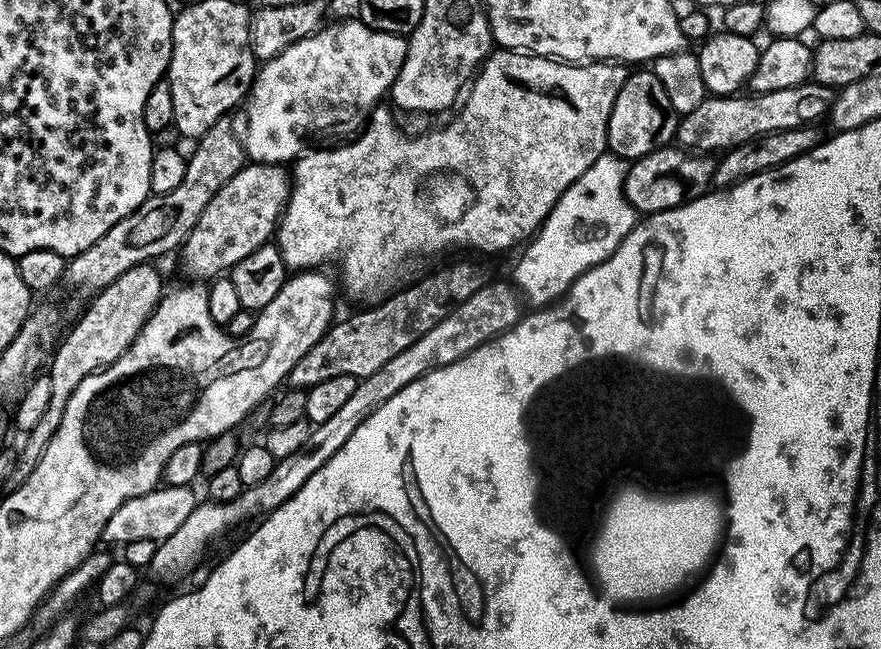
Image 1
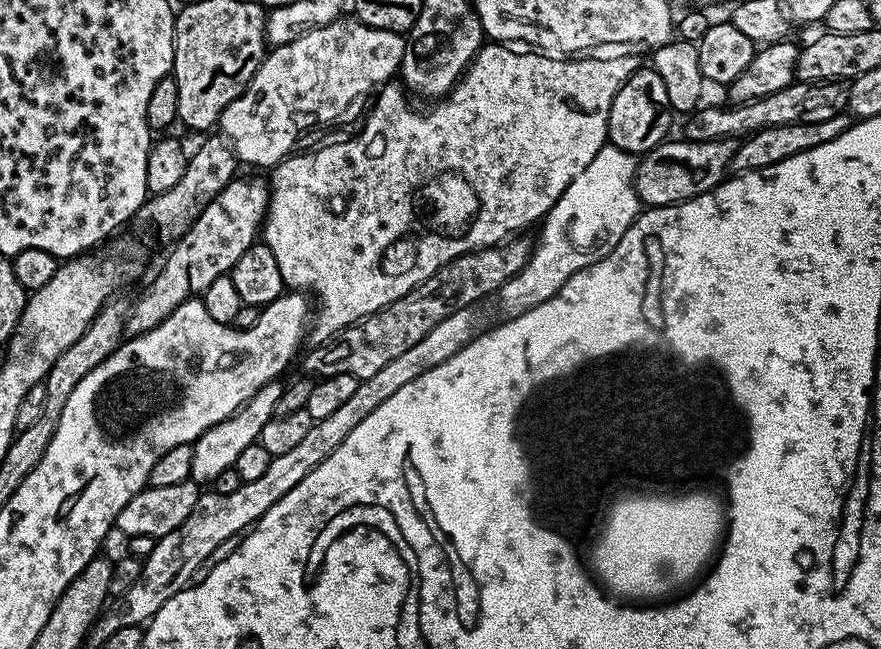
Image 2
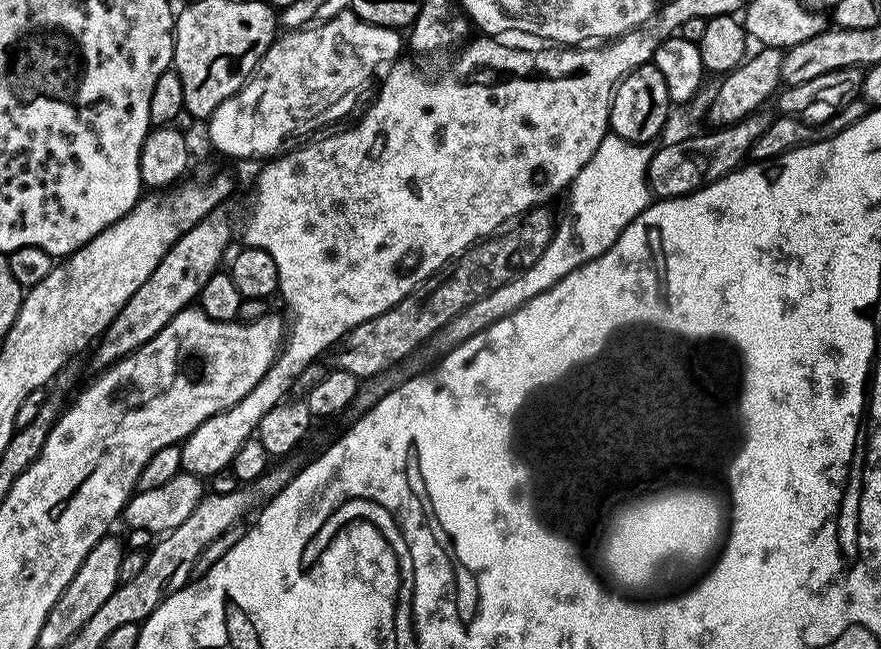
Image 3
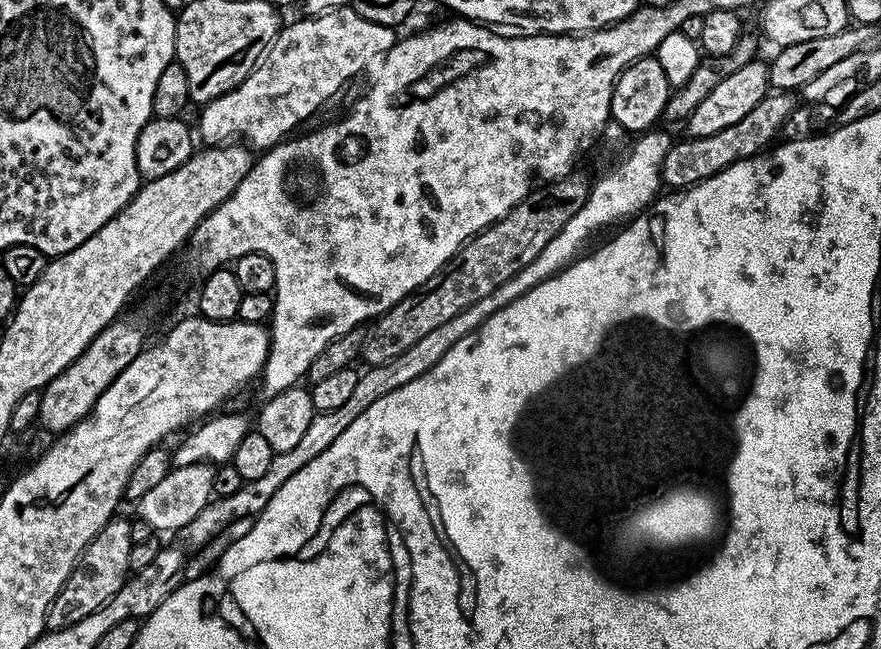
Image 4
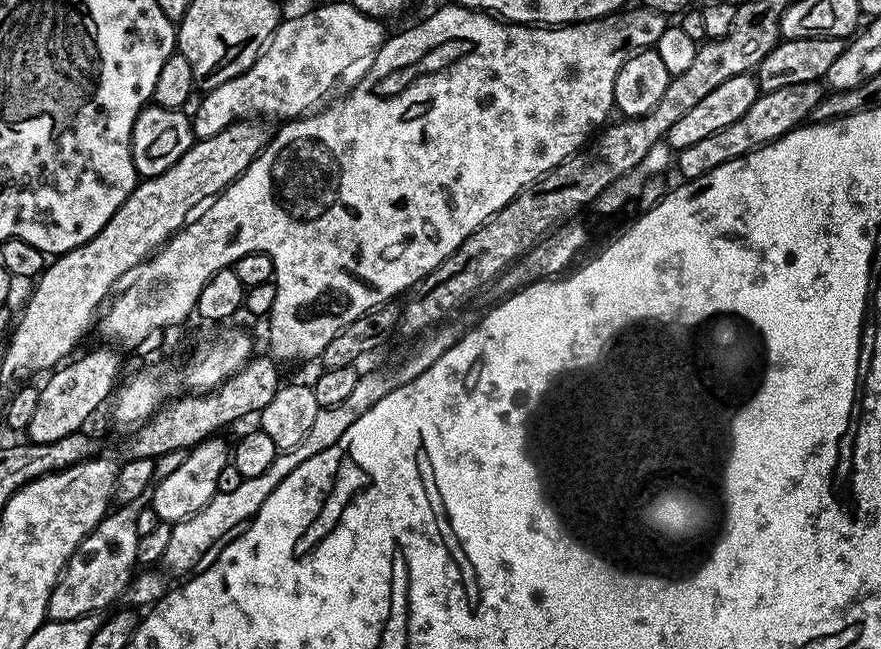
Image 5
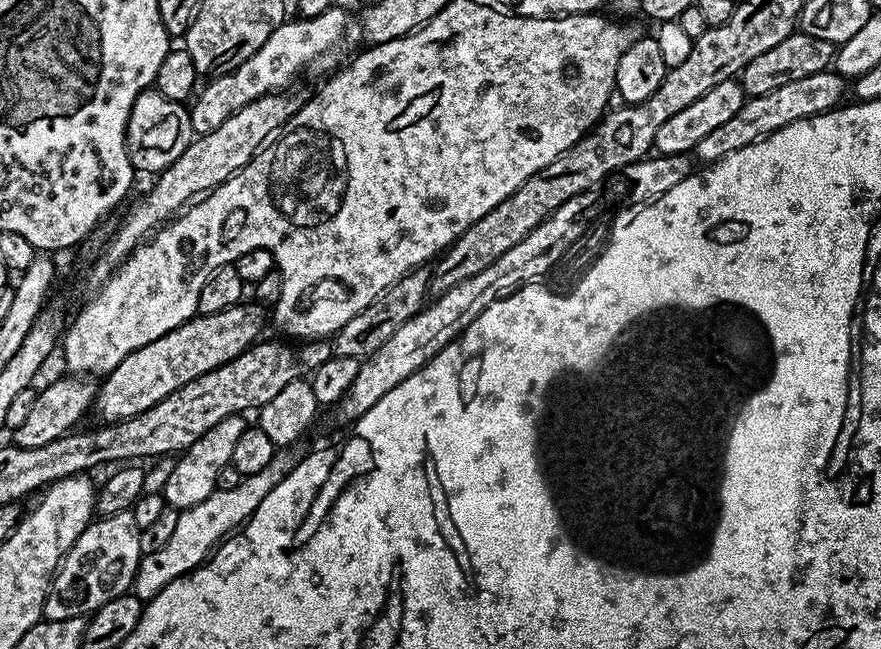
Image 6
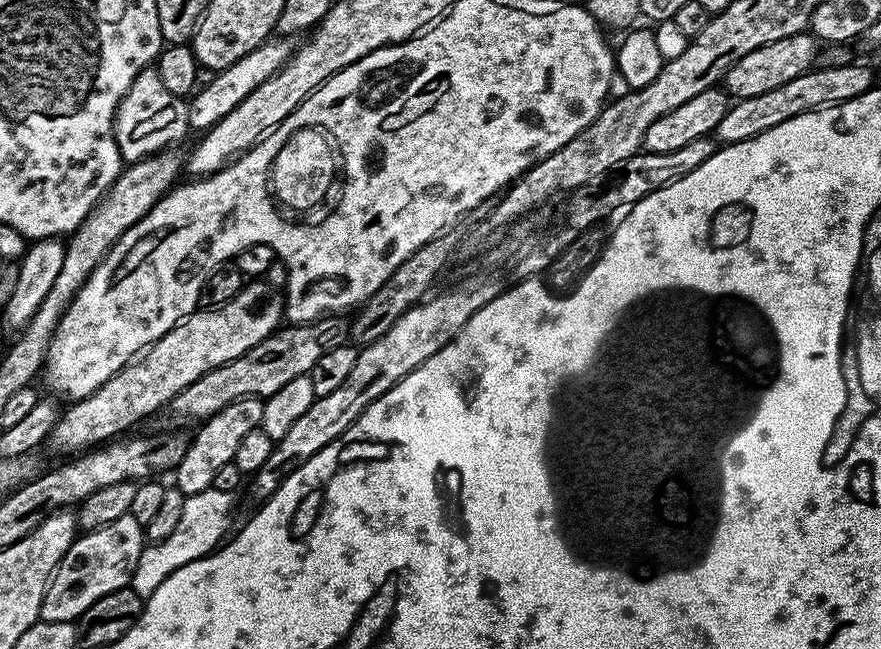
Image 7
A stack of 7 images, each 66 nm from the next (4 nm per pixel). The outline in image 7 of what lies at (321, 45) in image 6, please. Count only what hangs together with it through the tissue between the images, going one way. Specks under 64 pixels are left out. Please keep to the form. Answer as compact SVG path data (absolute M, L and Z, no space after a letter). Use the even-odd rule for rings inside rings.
M284 38L269 39L267 42L259 44L250 54L238 58L238 62L234 62L234 66L223 68L221 72L217 72L212 85L206 86L206 90L196 92L187 101L189 129L207 130L213 128L222 118L226 118L226 114L230 114L230 110L234 110L234 106L238 106L238 102L242 102L242 98L246 98L246 94L250 94L250 90L262 86L262 82L266 82L266 78L270 78L284 67L288 57L294 51L293 45L288 44L291 43Z

